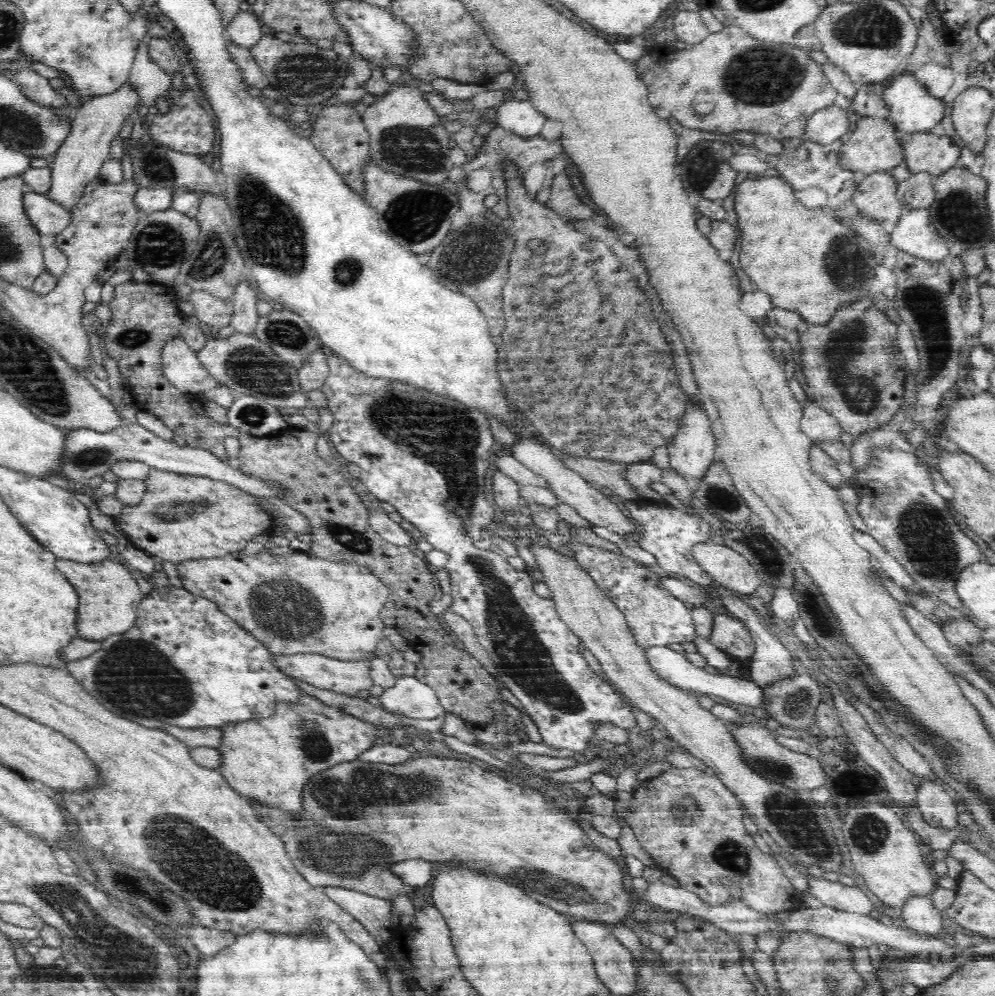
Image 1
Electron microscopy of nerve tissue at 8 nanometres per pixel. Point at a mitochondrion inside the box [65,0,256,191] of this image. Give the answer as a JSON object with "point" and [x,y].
{"point":[155,167]}

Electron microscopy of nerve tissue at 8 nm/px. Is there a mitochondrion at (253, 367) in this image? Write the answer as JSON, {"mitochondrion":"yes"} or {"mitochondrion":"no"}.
{"mitochondrion":"yes"}

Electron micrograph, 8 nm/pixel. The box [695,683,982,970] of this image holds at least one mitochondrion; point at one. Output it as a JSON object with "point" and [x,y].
{"point":[792,819]}

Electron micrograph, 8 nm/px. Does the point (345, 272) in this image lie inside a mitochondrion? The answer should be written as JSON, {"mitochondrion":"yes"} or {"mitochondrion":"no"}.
{"mitochondrion":"yes"}

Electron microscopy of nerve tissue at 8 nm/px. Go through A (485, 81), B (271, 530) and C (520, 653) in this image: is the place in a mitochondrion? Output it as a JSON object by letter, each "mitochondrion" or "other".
{"A":"other","B":"other","C":"mitochondrion"}

